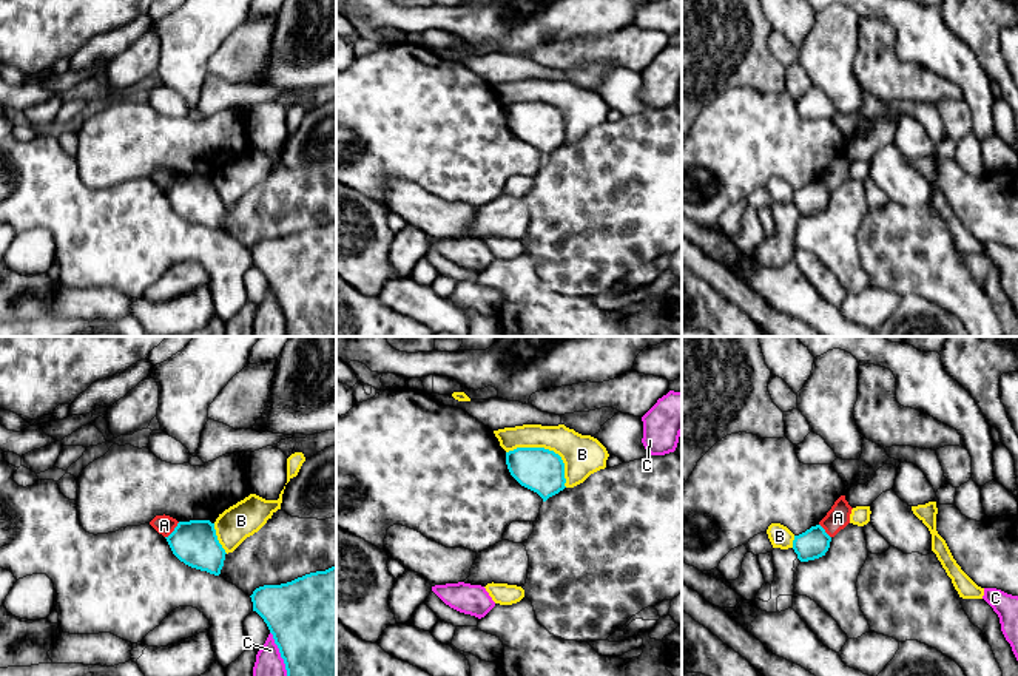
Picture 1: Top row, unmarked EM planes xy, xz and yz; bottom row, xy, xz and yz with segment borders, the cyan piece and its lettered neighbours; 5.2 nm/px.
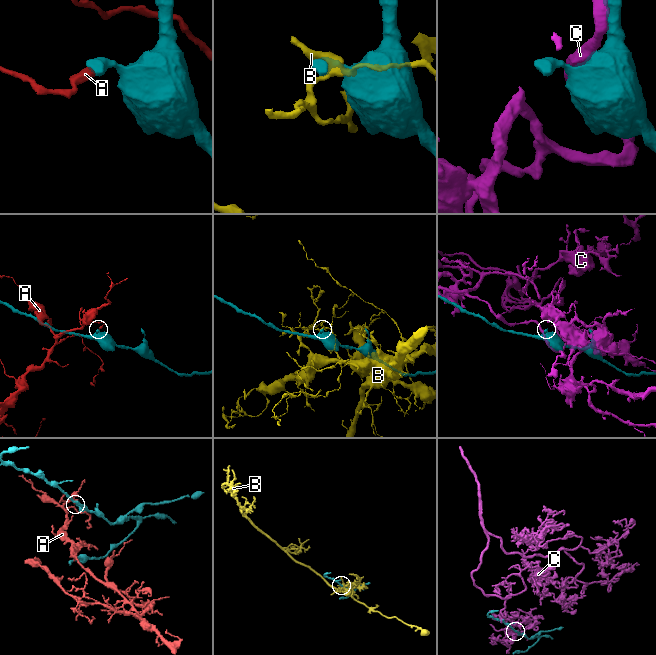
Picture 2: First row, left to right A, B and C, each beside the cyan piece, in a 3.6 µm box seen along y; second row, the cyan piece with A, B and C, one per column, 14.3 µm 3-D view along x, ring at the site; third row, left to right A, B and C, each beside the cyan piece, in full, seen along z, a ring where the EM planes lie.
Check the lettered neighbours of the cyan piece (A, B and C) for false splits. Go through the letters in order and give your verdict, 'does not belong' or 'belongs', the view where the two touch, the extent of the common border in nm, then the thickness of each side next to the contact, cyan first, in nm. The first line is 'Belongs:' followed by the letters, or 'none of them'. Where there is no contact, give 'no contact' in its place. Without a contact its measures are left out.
Belongs: none of them
A: does not belong | xy | 120 nm | 240/100 nm
B: does not belong | xz | 380 nm | 220/200 nm
C: does not belong | xy | 240 nm | 500/140 nm

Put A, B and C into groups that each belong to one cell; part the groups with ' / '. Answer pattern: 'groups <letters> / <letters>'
groups A / B / C

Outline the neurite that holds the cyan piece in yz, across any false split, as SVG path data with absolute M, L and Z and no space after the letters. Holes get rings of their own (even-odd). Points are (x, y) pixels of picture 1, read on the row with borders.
M821 525L811 526L805 532L794 536L793 549L801 562L808 562L825 556L831 537Z

